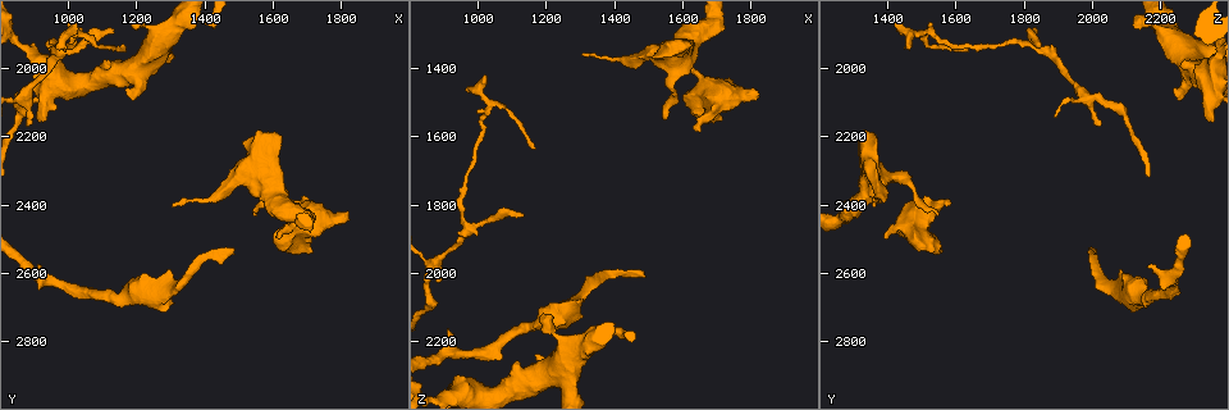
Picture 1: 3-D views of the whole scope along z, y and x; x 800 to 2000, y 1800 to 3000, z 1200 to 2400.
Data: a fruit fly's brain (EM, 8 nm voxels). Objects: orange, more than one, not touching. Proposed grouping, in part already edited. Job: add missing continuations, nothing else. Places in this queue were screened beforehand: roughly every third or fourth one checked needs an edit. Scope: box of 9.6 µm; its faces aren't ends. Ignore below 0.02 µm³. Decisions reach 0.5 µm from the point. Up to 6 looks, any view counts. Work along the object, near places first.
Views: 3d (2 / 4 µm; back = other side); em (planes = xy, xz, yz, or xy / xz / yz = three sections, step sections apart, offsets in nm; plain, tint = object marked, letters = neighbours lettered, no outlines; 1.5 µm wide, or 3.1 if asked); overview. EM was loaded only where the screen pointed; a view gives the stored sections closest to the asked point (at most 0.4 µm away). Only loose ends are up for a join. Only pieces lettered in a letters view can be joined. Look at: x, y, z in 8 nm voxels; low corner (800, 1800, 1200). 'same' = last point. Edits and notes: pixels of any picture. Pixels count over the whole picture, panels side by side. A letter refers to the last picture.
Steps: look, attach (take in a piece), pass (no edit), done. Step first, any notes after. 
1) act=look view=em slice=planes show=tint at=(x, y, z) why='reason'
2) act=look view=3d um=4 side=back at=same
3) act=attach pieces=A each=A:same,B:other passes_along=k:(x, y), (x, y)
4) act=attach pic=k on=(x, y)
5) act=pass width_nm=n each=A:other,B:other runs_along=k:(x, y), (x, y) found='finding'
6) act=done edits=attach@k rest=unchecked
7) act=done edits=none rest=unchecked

act=look view=3d um=2 at=(1610, 2500, 1400) why='branch stops here'

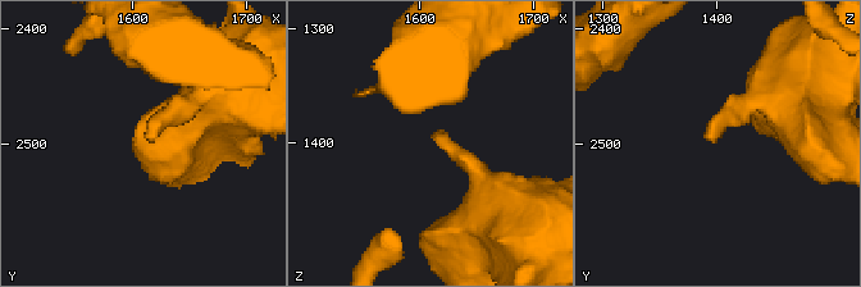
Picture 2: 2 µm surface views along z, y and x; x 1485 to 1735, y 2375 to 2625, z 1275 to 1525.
act=look view=em slice=xy step=8 show=letters at=(1612, 2500, 1394)

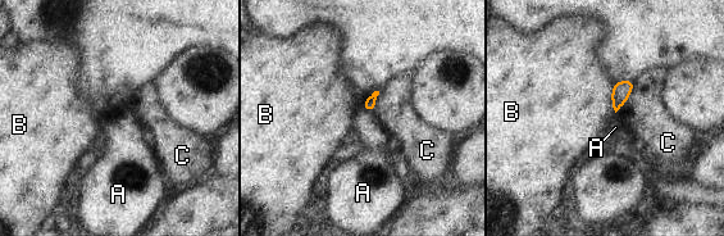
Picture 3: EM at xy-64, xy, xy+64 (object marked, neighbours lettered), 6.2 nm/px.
act=look view=em slice=planes show=letters at=same

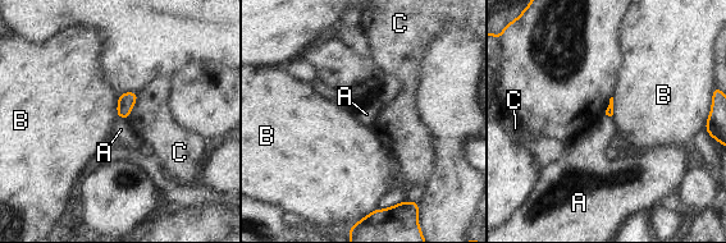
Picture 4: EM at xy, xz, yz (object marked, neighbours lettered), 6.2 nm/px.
act=pass longest_contact=C:190nm each=A:other,B:other,C:other border=4:(119, 117), (126, 120) found='no lettered piece goes on from it'

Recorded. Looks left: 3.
act=look view=3d um=4 side=back at=(1170, 1940, 1640) why='branch stops here'

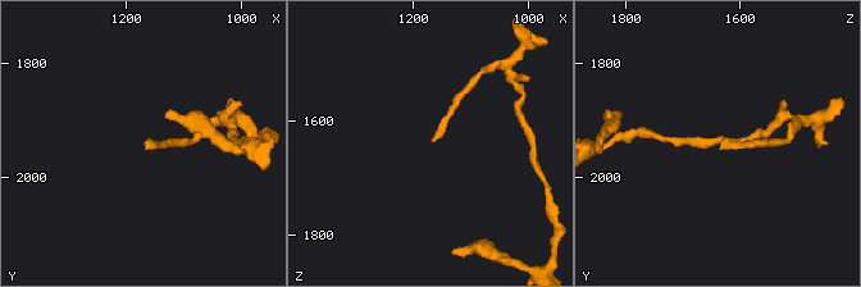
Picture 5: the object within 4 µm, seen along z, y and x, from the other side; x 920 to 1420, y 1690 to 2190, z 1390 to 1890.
act=look view=em slice=planes show=plain at=(1170, 1945, 1635) why='shape alone is not enough'

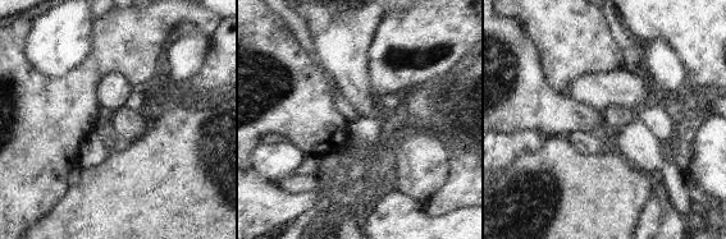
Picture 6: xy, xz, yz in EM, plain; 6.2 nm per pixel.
act=look view=em slice=planes show=letters at=same why='what lies round it'

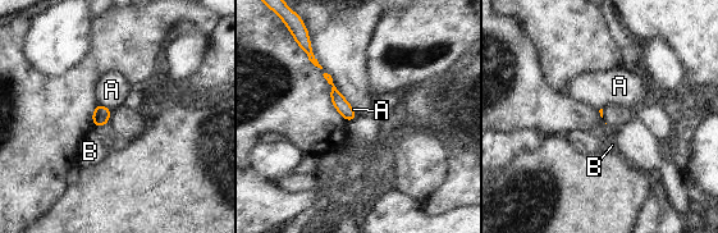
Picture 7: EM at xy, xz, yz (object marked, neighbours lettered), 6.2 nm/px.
act=pass each=A:other,B:other border=7:(97, 104), (103, 104), (110, 110) found='none of them fits'

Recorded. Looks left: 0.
act=done edits=none rest=unchecked

